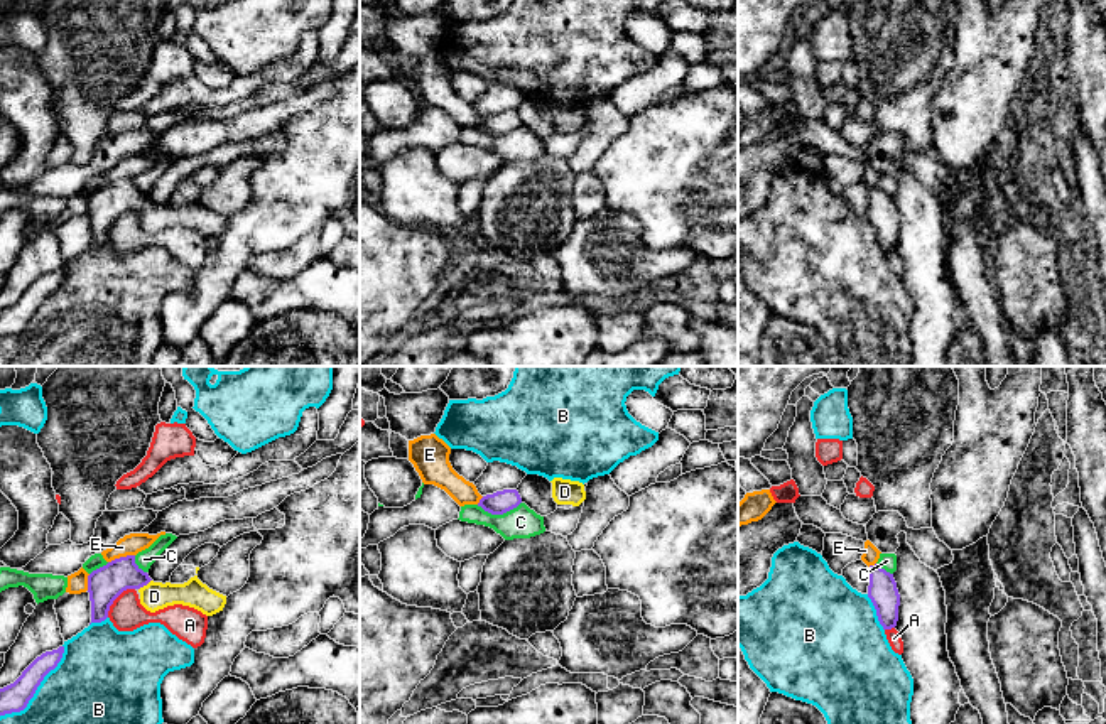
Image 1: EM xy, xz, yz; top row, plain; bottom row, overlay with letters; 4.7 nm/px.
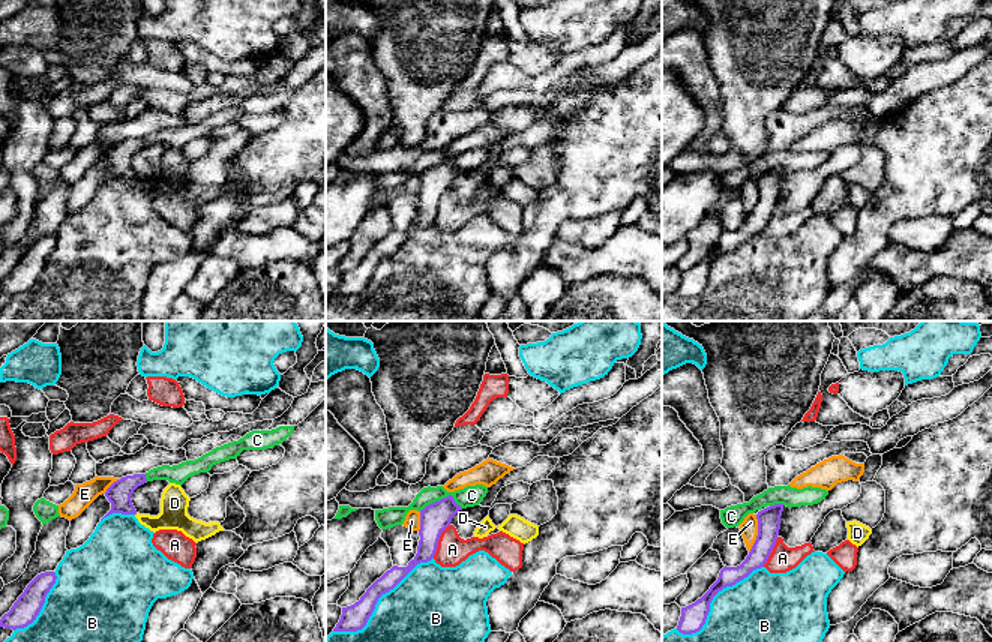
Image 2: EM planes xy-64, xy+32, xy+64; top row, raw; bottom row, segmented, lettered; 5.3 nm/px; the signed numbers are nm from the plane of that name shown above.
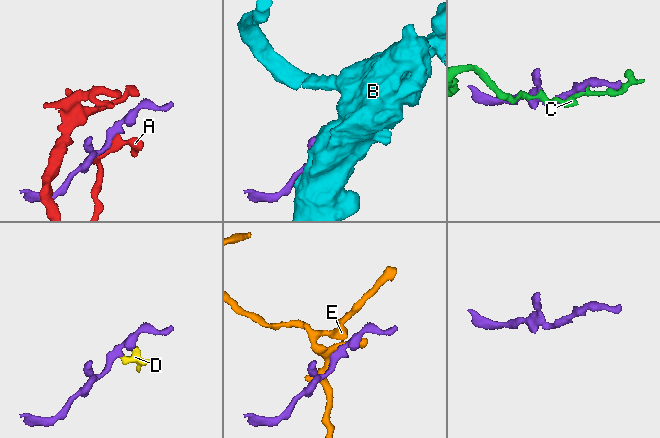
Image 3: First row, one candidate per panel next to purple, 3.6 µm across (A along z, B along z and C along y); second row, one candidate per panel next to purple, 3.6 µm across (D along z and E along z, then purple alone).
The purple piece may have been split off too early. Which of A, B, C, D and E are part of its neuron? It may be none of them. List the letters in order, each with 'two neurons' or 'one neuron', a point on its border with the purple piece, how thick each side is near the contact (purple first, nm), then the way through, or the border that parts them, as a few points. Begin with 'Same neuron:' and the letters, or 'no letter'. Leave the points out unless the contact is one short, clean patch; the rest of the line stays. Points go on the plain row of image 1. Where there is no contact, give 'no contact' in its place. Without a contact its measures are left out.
Same neuron: D
A: two neurons | xy (115, 220) | 170/160 nm
B: two neurons | xy (36, 311) | 140/500 nm
C: two neurons | xz (498, 135) | 110/150 nm
D: one neuron | xy (144, 206) | 170/140 nm | across xy (105, 206), (144, 206), (154, 218)
E: two neurons | xy (120, 179) | 170/100 nm

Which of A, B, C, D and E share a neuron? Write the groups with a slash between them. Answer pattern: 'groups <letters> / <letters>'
groups A / B / C / D / E

